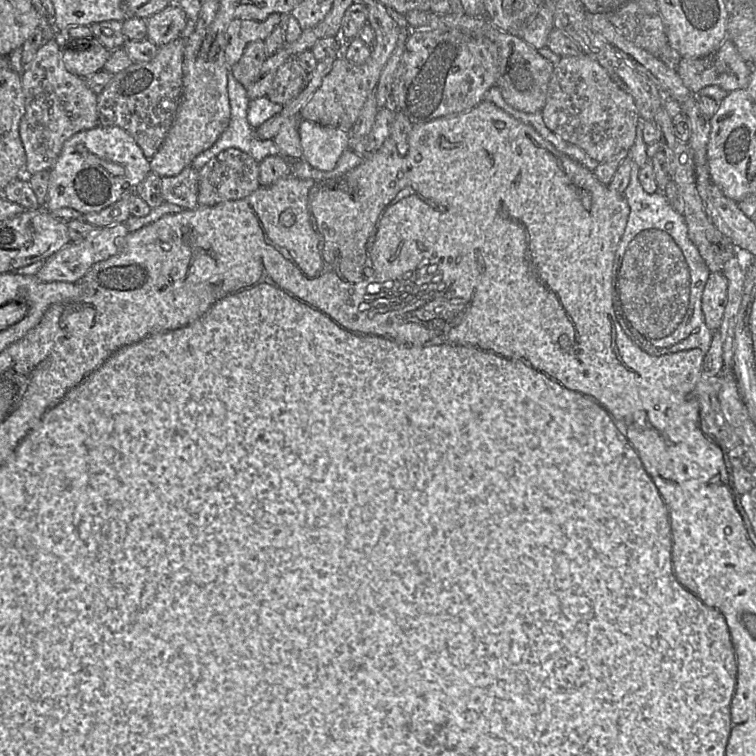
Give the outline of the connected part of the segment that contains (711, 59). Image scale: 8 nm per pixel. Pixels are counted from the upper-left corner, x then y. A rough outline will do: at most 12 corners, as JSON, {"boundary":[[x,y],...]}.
{"boundary":[[727,38],[706,56],[681,57],[693,94],[748,85],[752,65]]}

